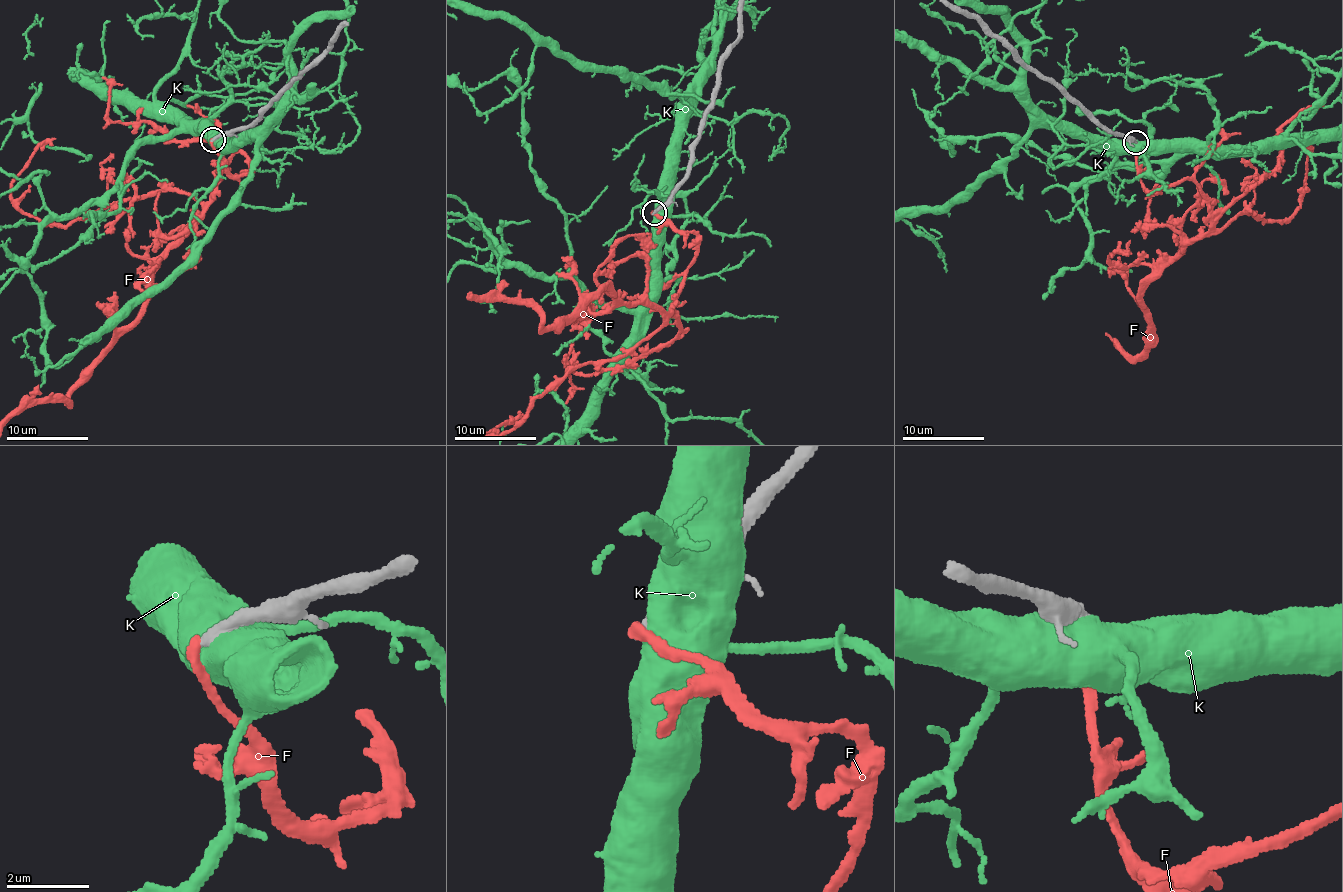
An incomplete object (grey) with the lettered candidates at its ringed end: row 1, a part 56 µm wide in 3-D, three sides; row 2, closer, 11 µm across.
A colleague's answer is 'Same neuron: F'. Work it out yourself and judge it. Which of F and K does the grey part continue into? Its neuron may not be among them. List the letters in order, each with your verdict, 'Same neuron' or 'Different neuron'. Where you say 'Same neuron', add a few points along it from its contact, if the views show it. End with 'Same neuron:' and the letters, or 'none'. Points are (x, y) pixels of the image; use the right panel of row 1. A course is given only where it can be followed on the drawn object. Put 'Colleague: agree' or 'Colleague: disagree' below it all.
F: Different neuron
K: Different neuron
Same neuron: none
Colleague: disagree

